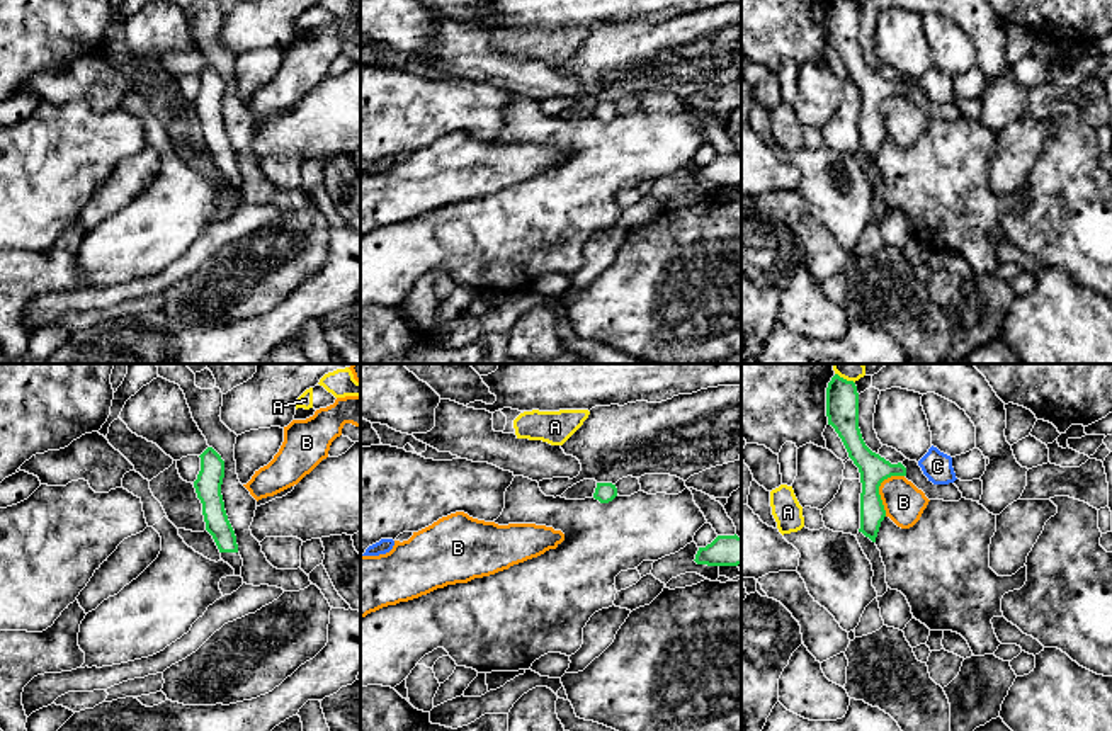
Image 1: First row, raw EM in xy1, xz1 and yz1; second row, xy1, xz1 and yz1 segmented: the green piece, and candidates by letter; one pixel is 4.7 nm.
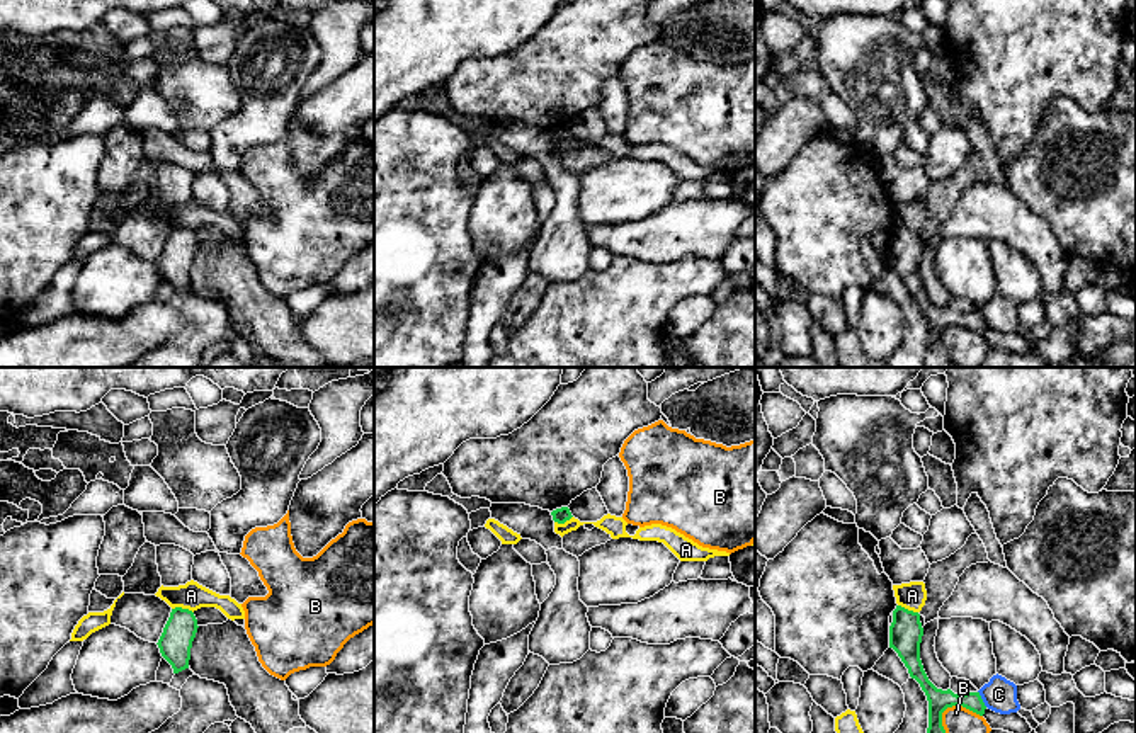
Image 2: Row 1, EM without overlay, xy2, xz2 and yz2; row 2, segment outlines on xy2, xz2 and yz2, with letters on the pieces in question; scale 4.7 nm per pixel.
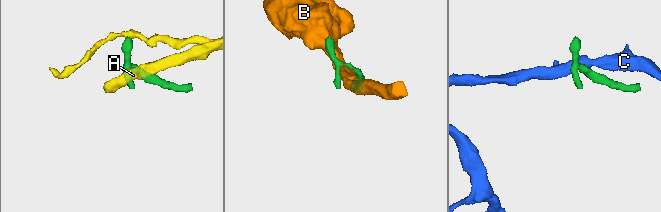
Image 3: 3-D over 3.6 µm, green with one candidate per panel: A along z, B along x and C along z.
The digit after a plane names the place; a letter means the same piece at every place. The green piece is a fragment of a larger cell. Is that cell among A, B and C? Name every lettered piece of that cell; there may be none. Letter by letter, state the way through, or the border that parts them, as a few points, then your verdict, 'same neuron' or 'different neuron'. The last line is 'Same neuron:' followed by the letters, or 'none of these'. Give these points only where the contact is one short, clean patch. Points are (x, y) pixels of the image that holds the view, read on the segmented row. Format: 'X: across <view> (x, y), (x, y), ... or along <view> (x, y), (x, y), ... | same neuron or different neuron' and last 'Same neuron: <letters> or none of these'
A: along xy2 (172, 607), (187, 607), (193, 613) | different neuron
B: along yz2 (982, 716), (961, 706), (949, 706), (942, 713), (941, 725) | different neuron
C: along yz2 (978, 691), (987, 706) | different neuron
Same neuron: none of these

